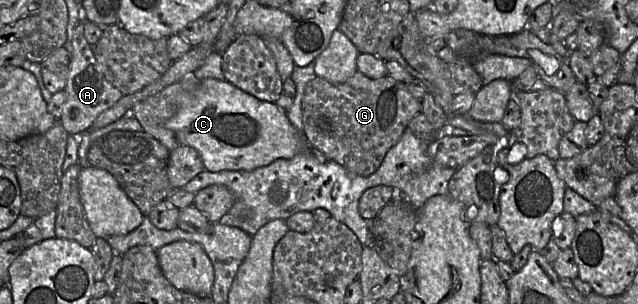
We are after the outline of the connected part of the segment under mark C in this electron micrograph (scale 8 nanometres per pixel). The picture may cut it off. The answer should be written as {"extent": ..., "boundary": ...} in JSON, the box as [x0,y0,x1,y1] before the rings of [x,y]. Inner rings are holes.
{"extent":[165,74,309,172],"boundary":[[[193,74],[181,80],[181,105],[175,115],[165,122],[172,130],[180,145],[196,149],[203,161],[204,170],[219,172],[223,170],[251,171],[268,166],[277,159],[291,159],[309,147],[302,132],[290,123],[286,112],[276,103],[260,100],[234,86],[226,80],[206,78],[196,79]]]}

